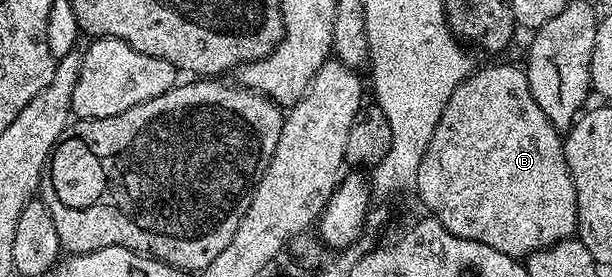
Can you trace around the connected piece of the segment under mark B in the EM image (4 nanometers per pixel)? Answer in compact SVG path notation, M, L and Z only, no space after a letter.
M488 66L485 70L473 69L472 75L450 96L446 108L442 112L442 120L434 128L434 136L430 136L430 148L426 148L426 156L422 156L422 164L418 168L418 176L414 187L415 193L420 193L420 198L424 201L424 206L431 217L436 218L454 236L465 238L471 242L481 242L487 246L498 248L511 258L523 259L535 250L541 250L547 246L553 246L555 242L563 242L565 238L570 238L576 232L576 189L572 183L572 177L568 171L568 165L564 159L564 143L561 131L556 125L538 108L534 96L528 87L528 76L523 69L516 66Z

